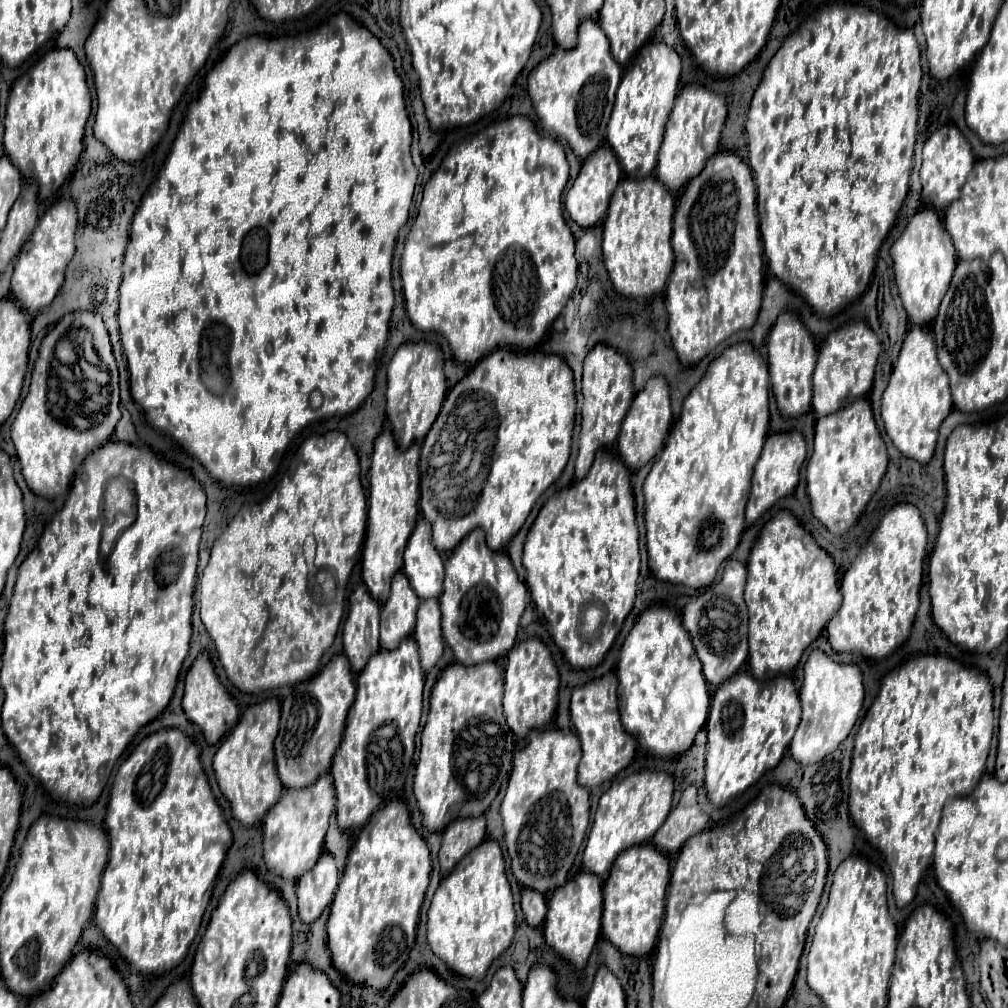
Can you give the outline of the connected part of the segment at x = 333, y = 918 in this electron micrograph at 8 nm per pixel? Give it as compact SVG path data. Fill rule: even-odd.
M390 802L390 806L378 810L358 834L330 906L326 928L334 968L350 982L368 984L376 992L386 990L394 974L406 964L416 940L430 870L430 850L424 838L412 828L404 802Z

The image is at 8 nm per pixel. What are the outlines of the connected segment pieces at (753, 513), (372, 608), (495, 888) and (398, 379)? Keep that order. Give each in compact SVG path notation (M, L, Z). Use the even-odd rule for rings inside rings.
M788 432L788 434L770 434L766 438L762 456L756 464L754 478L752 478L752 492L746 504L746 524L754 524L774 502L778 502L784 496L790 496L798 486L798 472L806 458L806 442L800 432Z
M358 586L350 596L350 610L342 634L344 652L356 674L368 664L368 658L380 650L378 618L380 604L372 600L364 586Z
M484 840L440 882L428 910L428 944L456 974L482 980L490 964L510 946L514 920L514 902L502 850L496 840Z
M428 342L402 344L388 366L386 390L386 416L392 424L392 434L400 450L408 450L410 444L424 440L424 436L440 414L444 396L446 378L442 372L442 352Z

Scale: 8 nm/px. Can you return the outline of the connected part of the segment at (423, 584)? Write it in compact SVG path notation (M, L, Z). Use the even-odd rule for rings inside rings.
M420 518L404 552L404 574L420 600L440 598L444 560L430 542L430 524Z

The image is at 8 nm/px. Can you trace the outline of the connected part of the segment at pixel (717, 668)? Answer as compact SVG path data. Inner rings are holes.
M728 560L722 578L684 608L682 622L692 636L692 644L702 662L704 676L712 686L718 686L736 674L748 658L748 610L744 602L744 586L746 564Z

